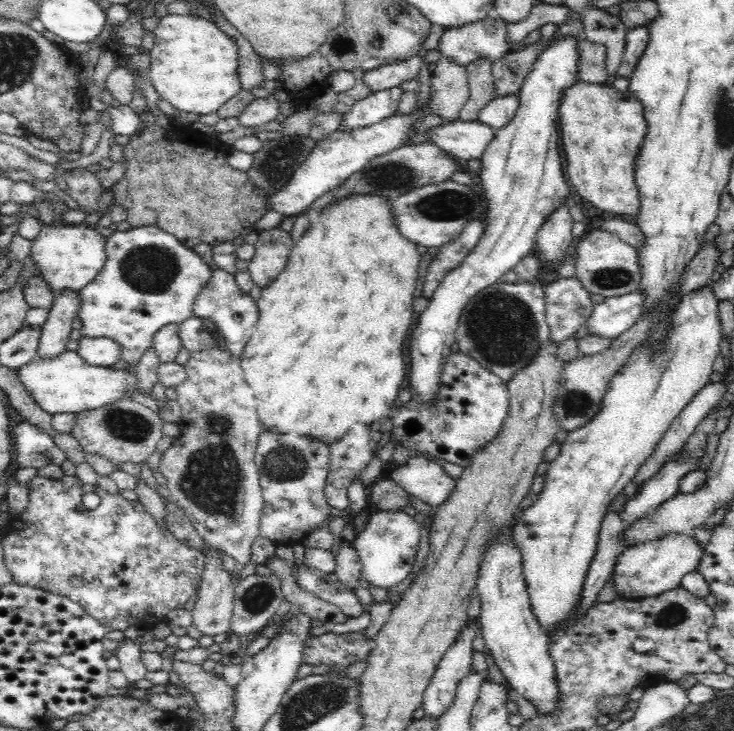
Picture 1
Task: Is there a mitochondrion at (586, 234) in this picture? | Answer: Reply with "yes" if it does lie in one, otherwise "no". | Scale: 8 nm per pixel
no

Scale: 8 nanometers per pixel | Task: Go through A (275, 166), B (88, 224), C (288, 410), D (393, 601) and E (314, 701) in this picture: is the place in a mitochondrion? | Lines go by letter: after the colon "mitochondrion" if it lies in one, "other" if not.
A: mitochondrion
B: other
C: other
D: other
E: mitochondrion

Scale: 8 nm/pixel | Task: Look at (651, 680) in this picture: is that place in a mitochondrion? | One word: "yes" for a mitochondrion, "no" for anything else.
no

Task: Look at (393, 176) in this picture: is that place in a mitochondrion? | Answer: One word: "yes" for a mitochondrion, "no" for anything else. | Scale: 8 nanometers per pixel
yes

